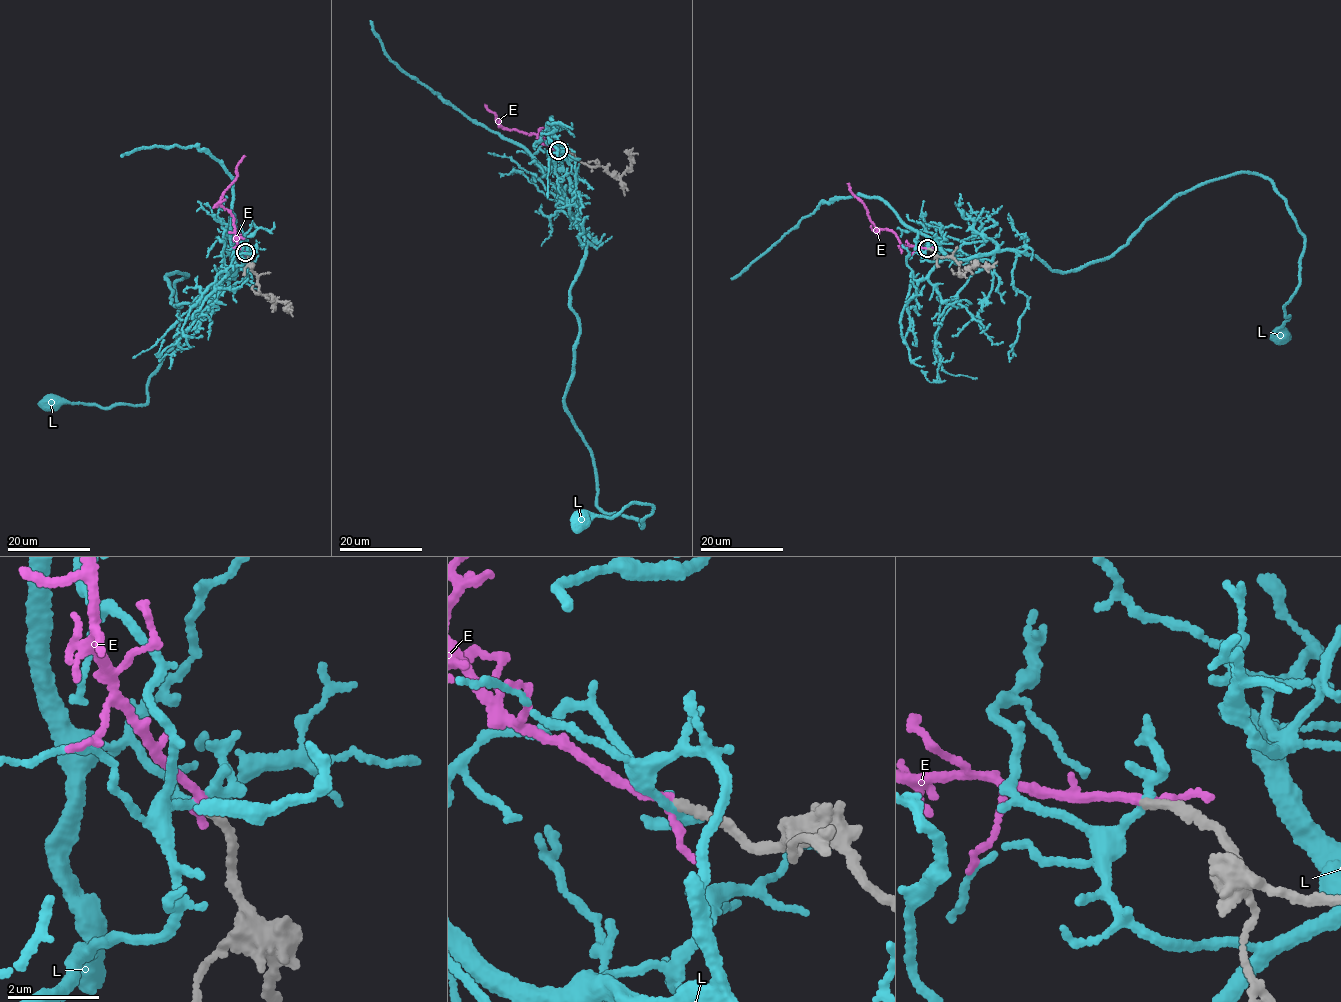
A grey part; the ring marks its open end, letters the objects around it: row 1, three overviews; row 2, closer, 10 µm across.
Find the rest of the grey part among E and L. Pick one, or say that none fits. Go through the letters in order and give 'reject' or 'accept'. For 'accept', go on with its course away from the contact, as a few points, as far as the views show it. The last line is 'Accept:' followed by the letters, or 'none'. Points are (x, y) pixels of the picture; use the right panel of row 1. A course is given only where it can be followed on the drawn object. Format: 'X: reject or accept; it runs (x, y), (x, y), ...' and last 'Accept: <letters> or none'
E: accept; it runs (927, 249), (900, 243), (895, 233), (877, 228), (863, 204), (850, 191), (849, 183)
L: reject
Accept: E

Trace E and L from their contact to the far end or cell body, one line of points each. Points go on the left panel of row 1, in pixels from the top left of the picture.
E: (245, 253), (239, 247), (232, 216), (219, 202), (245, 156)
L: (246, 252), (227, 287), (193, 302), (176, 307), (165, 278), (187, 275), (143, 404), (48, 402)

